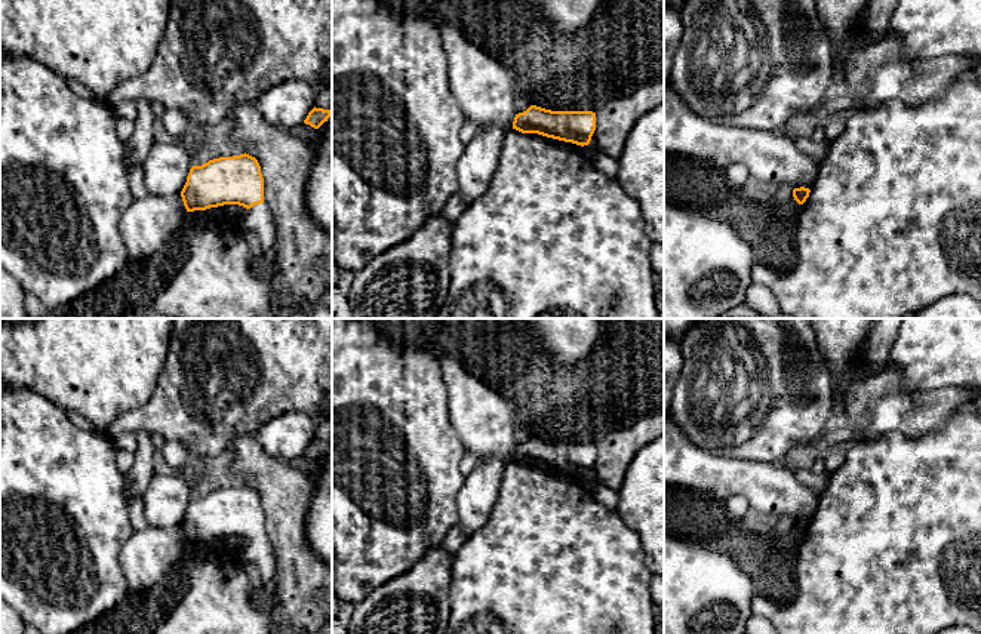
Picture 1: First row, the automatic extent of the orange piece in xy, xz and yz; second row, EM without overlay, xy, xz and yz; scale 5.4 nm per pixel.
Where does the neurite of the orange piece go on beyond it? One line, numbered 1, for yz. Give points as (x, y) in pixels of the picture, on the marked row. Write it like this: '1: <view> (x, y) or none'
1: none

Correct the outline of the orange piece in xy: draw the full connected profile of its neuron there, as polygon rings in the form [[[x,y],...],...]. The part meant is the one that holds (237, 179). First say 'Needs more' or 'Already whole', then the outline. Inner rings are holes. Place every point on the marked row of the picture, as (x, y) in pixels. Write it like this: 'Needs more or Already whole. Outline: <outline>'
Needs more. Outline: [[[245,153],[193,166],[181,197],[187,212],[224,204],[246,207],[247,212],[239,221],[237,230],[250,247],[255,271],[270,283],[273,271],[267,256],[276,243],[276,225],[264,201],[264,178],[255,157]]]

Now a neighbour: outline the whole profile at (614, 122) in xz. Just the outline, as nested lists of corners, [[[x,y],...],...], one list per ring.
[[[664,80],[608,102],[596,113],[590,150],[618,160],[634,123],[658,105],[664,105]]]

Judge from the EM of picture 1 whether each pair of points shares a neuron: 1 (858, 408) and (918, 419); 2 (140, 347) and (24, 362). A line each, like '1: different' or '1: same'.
1: same
2: same

